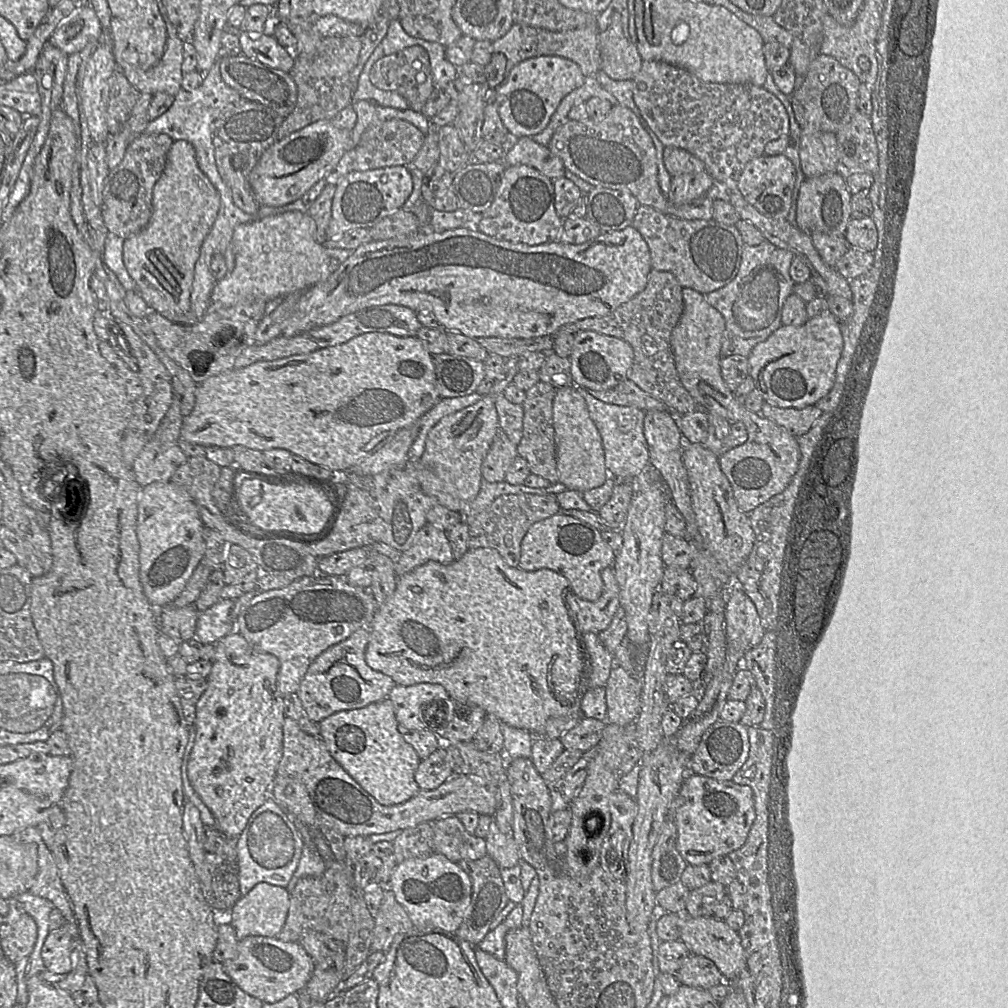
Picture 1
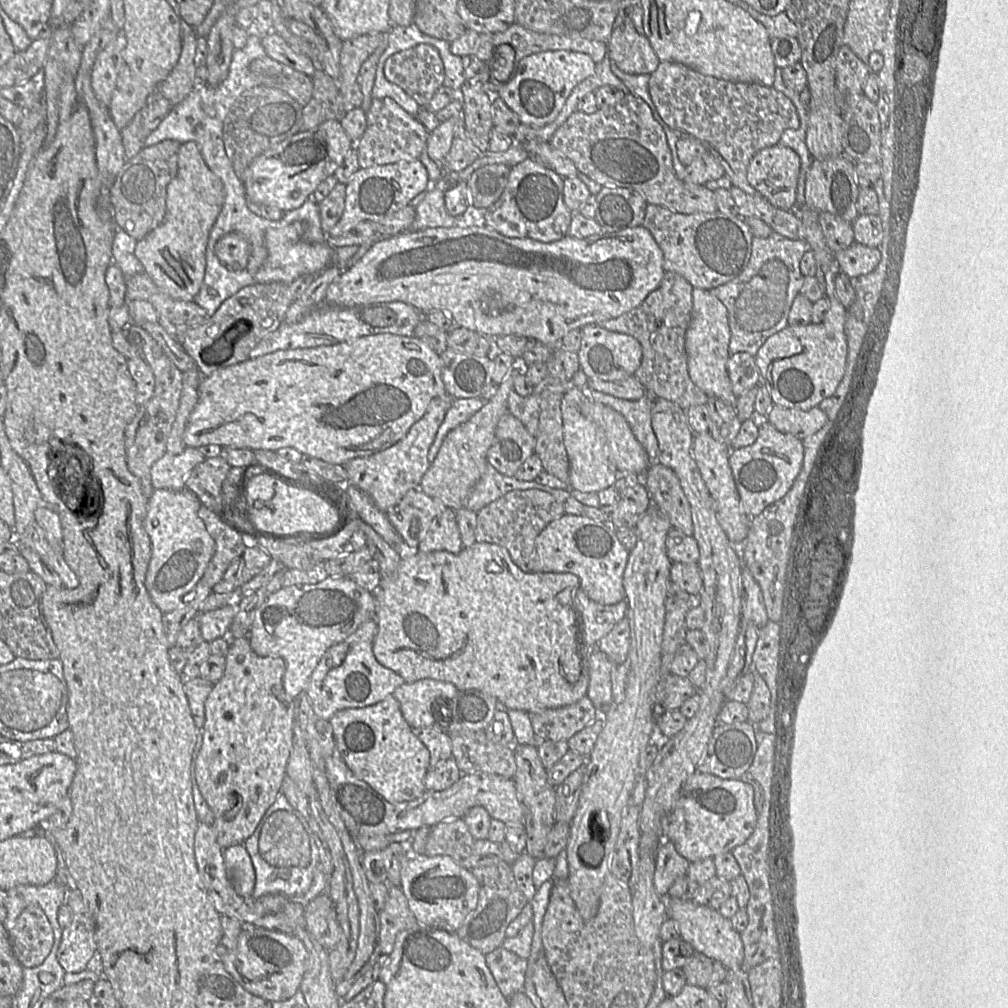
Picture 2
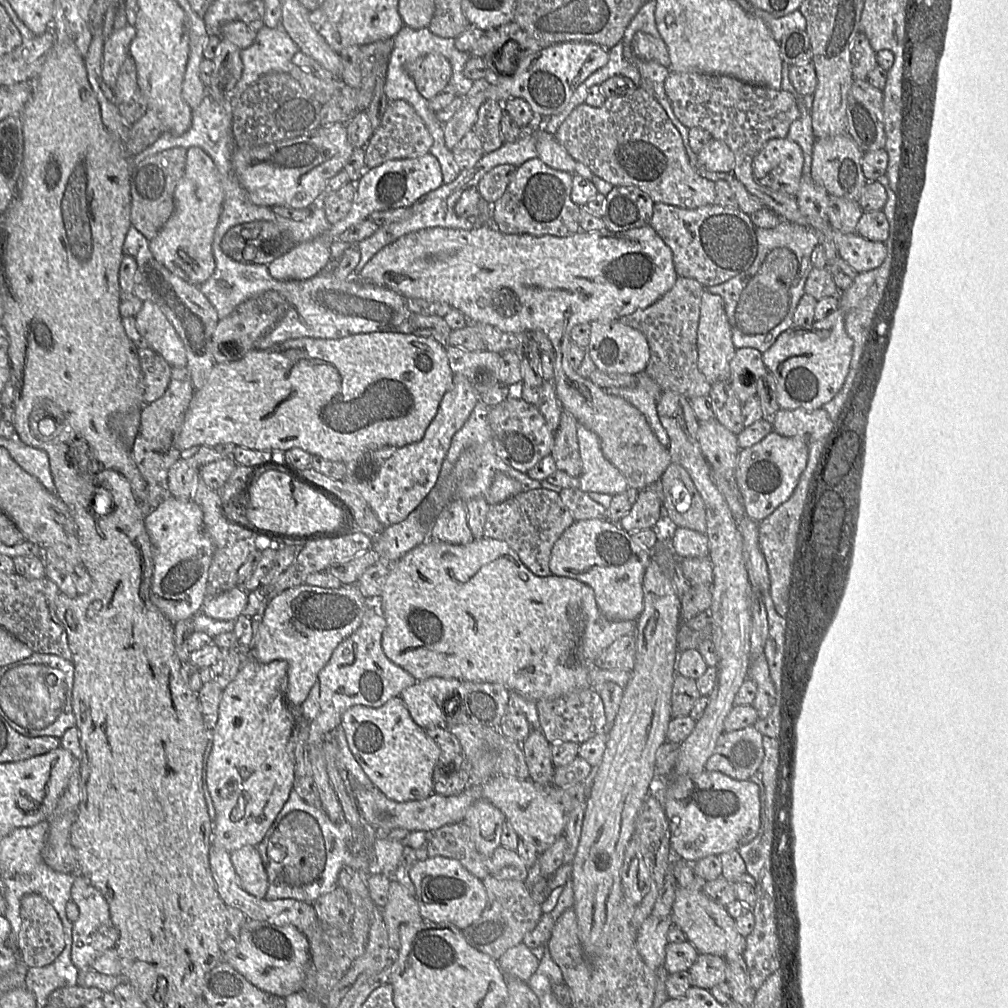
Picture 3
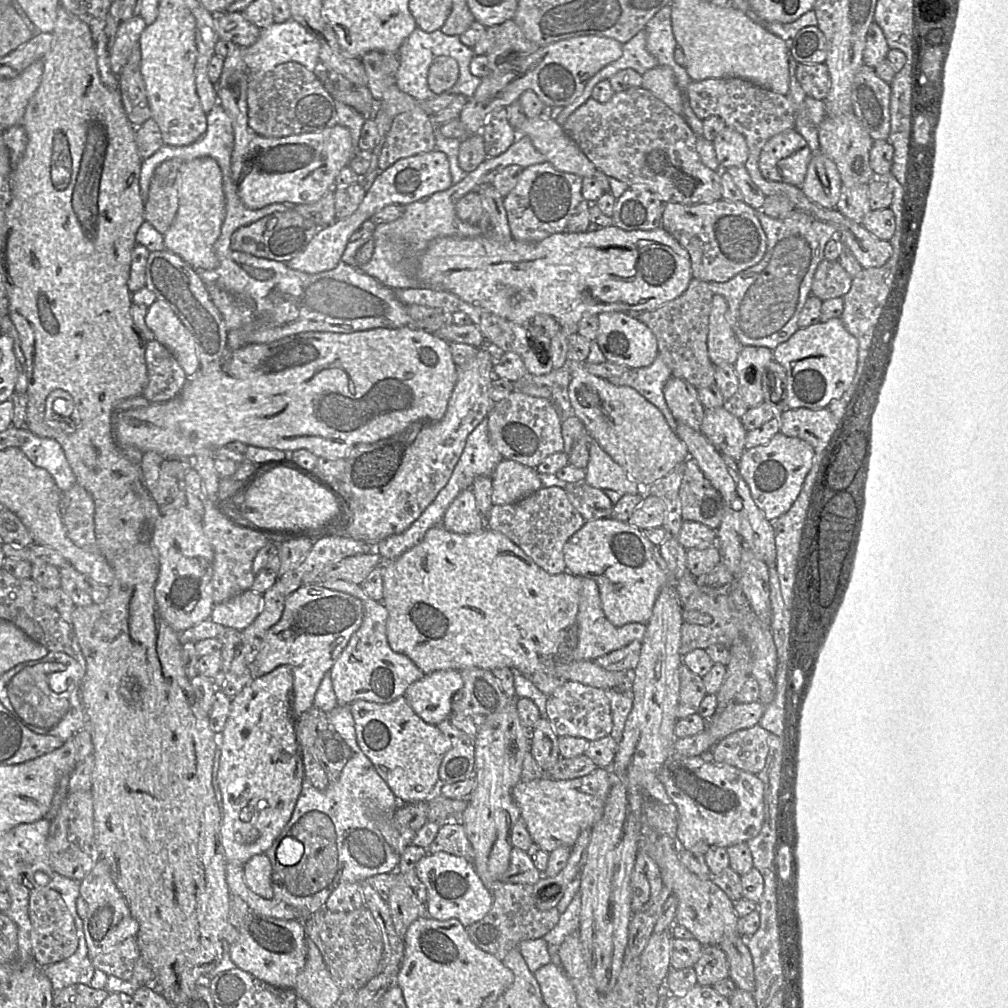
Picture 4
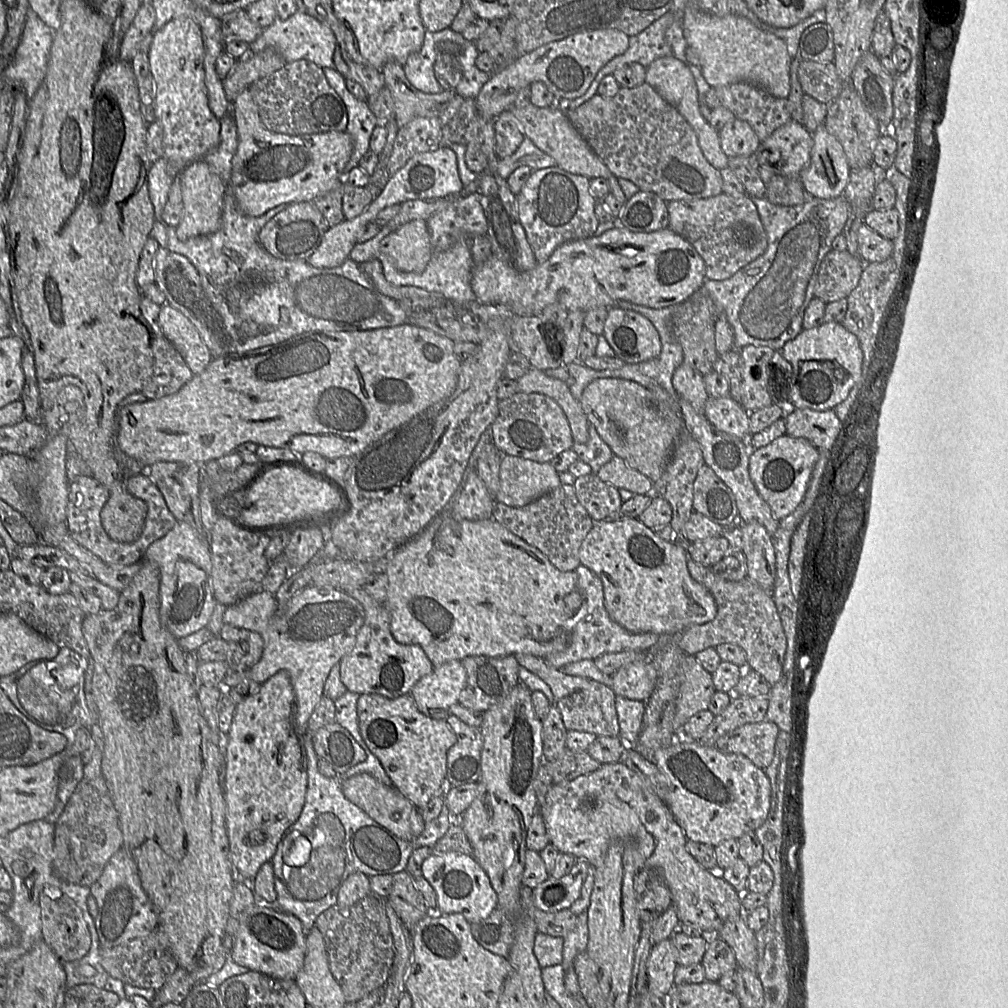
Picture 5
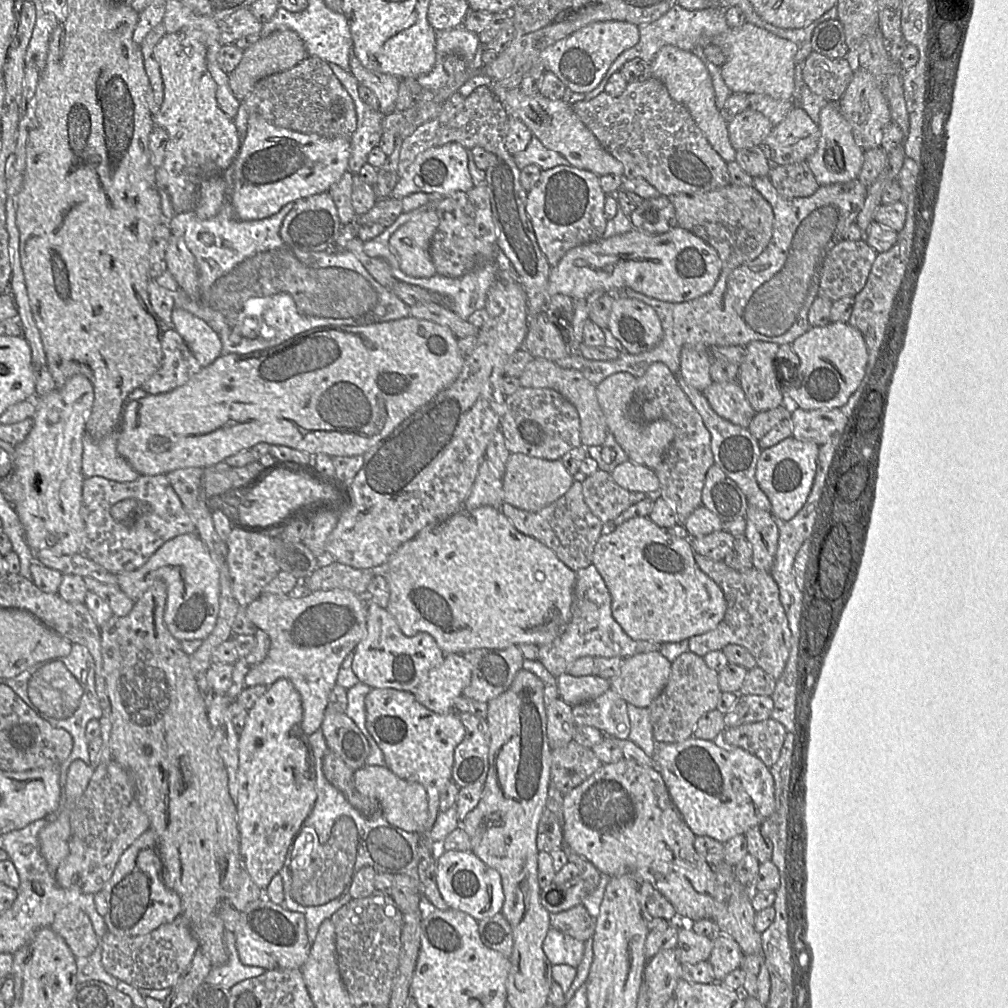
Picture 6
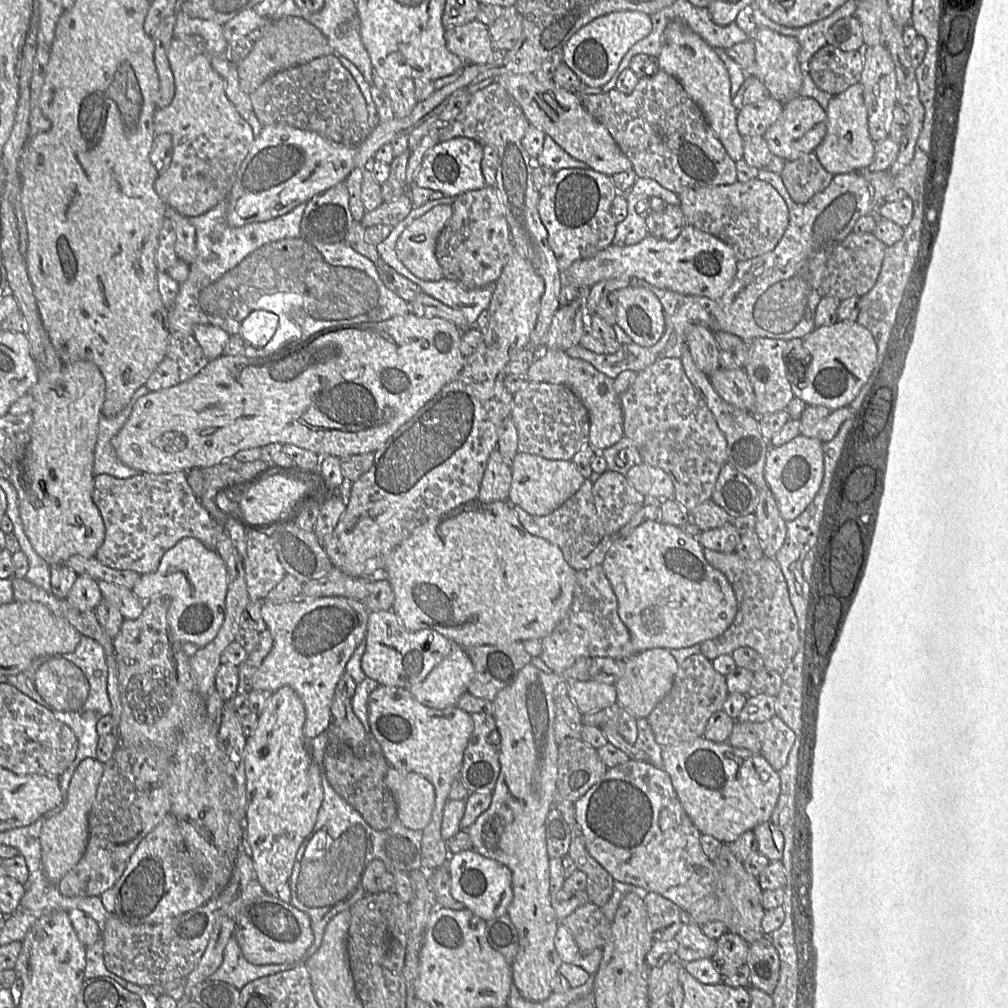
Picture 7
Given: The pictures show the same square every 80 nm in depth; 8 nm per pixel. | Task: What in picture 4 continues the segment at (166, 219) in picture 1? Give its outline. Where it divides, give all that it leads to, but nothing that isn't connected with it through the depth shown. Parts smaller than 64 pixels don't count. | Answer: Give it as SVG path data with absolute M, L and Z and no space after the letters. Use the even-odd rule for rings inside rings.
M210 157L185 161L178 171L176 188L178 209L171 226L163 234L164 247L195 270L215 269L218 259L214 244L219 237L225 215L222 174L217 162Z

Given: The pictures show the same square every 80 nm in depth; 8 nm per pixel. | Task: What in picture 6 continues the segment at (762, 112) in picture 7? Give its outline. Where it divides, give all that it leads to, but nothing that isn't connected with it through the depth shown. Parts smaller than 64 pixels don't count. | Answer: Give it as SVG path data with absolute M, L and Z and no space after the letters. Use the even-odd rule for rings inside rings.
M748 107L728 122L729 140L736 151L760 146L773 127L762 113Z

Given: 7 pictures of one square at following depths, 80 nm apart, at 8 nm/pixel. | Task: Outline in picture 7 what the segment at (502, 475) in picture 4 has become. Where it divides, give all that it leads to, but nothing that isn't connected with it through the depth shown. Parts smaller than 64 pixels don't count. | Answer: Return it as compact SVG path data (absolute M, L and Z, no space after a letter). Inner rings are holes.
M517 452L511 463L512 482L508 502L532 515L544 516L572 497L585 481L571 460L548 460L541 456Z

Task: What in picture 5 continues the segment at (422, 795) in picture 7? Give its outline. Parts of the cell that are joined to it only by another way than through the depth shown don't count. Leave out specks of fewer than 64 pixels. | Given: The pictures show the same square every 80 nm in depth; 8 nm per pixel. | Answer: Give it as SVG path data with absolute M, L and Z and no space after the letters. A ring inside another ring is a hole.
M363 773L344 780L341 788L352 803L397 837L414 844L422 834L426 823L419 809L394 786L387 786L370 774Z

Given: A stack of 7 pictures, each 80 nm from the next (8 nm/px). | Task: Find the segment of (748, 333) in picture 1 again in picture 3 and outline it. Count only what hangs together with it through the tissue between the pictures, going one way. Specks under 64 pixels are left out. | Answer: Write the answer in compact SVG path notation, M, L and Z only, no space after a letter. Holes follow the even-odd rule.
M782 220L772 229L756 228L757 253L751 266L730 280L705 289L721 296L728 323L731 328L732 341L736 349L751 347L765 352L781 333L793 326L796 307L805 294L804 286L813 265L812 252L818 245L818 236L807 226Z

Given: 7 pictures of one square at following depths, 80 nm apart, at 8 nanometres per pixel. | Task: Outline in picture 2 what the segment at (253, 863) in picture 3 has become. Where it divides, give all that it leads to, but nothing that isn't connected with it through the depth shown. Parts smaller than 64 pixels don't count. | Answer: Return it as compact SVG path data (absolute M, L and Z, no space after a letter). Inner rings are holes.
M243 844L229 846L223 851L225 867L235 891L245 899L253 899L255 870Z

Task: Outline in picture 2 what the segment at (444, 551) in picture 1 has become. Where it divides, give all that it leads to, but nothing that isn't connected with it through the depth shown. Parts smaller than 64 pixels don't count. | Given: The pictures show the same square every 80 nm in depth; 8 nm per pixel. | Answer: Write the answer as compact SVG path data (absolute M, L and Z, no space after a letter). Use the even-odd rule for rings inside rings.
M450 508L432 520L424 538L417 546L418 551L425 553L447 551L458 554L462 549L456 511Z

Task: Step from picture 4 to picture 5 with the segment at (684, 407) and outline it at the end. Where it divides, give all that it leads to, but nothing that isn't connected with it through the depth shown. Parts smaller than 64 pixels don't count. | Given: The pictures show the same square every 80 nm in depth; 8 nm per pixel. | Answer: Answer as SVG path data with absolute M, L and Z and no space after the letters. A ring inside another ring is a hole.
M682 362L672 376L672 387L679 398L688 401L697 412L704 413L708 394L704 375L689 364Z

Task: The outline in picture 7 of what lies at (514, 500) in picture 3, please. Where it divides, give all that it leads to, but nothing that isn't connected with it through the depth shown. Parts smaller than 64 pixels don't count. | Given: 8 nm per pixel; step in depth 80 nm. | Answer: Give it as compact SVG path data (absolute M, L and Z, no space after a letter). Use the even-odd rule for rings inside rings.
M592 473L572 497L547 515L532 515L519 506L512 506L521 525L530 534L558 546L566 562L577 572L602 564L615 537L605 531L595 508L592 486L597 476Z

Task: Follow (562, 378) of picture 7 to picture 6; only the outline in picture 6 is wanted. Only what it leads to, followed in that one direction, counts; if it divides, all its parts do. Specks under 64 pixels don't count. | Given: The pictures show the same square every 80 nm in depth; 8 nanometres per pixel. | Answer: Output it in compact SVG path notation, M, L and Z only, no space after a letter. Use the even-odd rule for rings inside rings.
M535 358L519 377L522 388L548 388L560 393L577 410L580 419L580 438L583 446L602 446L608 432L605 416L596 396L596 386L581 372L559 367L554 361Z

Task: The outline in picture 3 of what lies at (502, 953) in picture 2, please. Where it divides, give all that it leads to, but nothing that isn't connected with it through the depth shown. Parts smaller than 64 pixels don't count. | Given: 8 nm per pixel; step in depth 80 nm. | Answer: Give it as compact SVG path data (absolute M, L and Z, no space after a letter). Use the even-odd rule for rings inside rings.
M524 943L509 948L497 963L507 976L515 976L527 982L530 976L537 970L540 960L538 956Z

